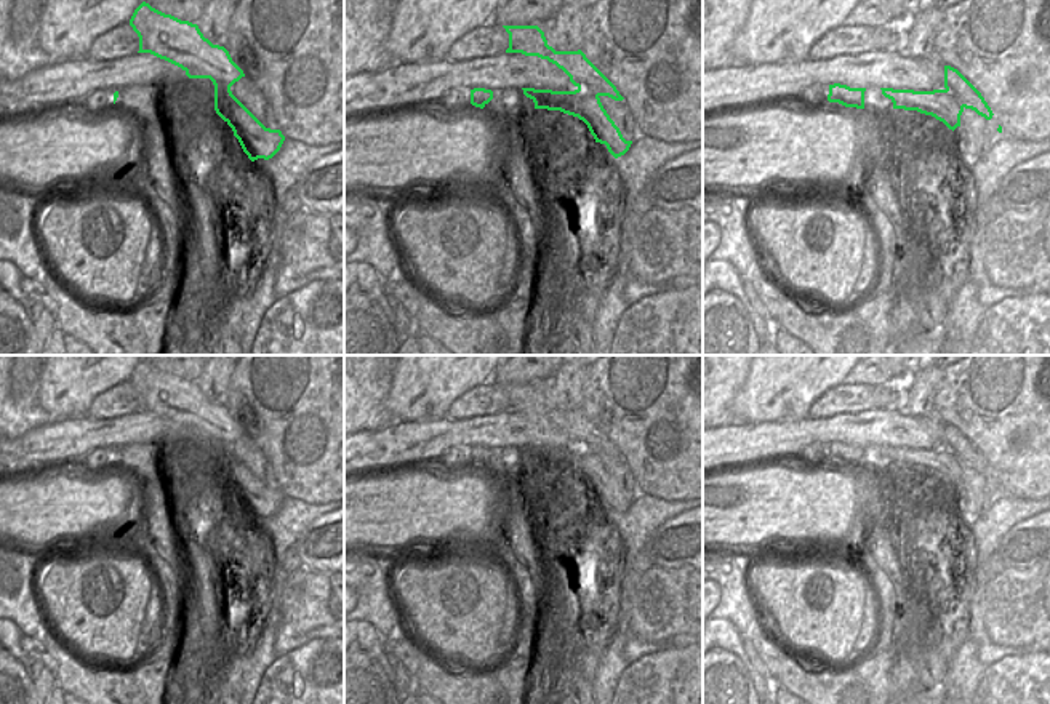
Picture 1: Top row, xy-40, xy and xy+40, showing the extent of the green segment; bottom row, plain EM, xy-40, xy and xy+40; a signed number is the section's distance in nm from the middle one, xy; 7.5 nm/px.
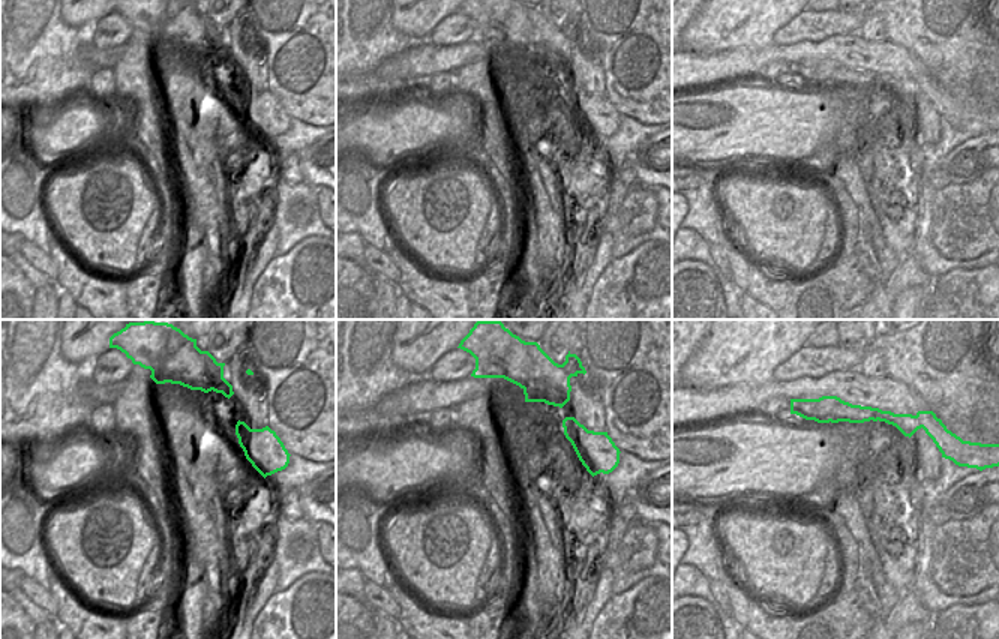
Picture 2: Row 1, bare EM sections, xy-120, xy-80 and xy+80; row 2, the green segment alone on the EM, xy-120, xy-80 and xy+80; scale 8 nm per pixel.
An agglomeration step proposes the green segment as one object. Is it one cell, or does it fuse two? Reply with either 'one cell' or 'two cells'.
two cells

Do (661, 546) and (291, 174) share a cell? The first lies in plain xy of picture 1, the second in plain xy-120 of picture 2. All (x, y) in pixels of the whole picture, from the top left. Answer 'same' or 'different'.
different

